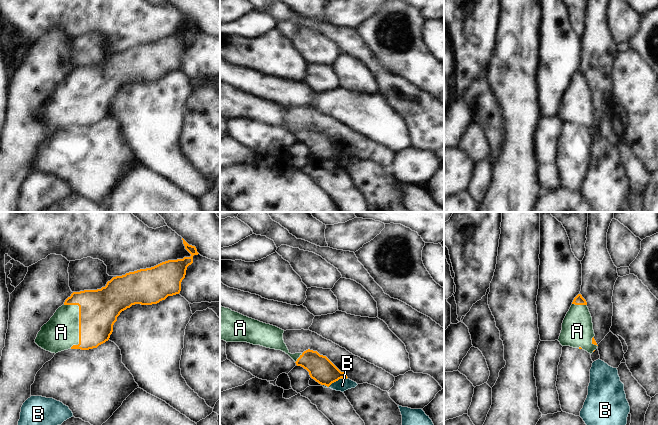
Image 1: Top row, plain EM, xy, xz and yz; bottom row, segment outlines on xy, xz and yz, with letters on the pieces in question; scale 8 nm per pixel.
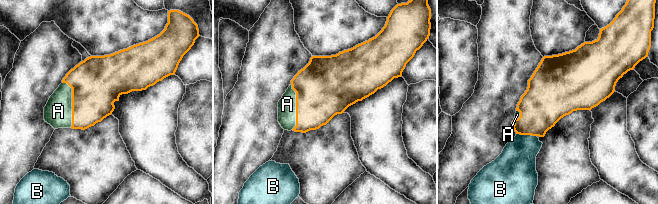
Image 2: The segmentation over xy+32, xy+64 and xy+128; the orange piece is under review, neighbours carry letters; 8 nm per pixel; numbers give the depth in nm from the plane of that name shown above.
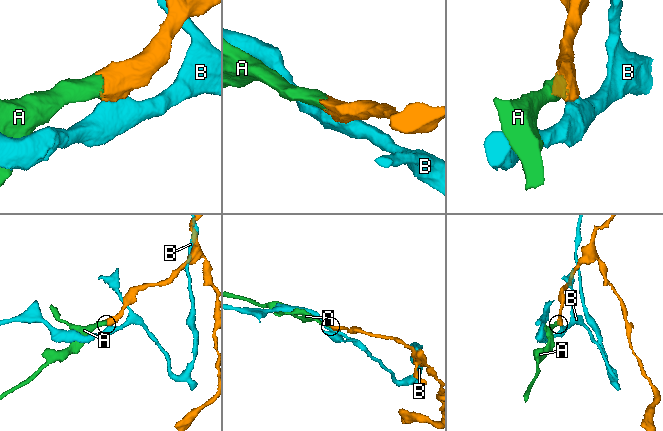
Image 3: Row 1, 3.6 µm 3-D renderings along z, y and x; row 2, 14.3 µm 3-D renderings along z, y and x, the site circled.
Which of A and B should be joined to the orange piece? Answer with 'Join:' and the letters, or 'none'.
Join: A

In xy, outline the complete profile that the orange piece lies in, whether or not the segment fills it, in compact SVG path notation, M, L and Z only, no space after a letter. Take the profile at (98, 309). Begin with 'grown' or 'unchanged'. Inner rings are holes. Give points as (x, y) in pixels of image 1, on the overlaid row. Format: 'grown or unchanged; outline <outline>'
grown; outline M183 238L182 240L185 249L191 254L190 257L168 260L151 268L113 277L101 289L73 292L50 320L41 327L35 343L55 354L68 349L97 348L109 340L113 325L122 311L135 304L157 304L168 296L179 294L187 267L193 263L193 256L199 254L195 246L189 245Z

